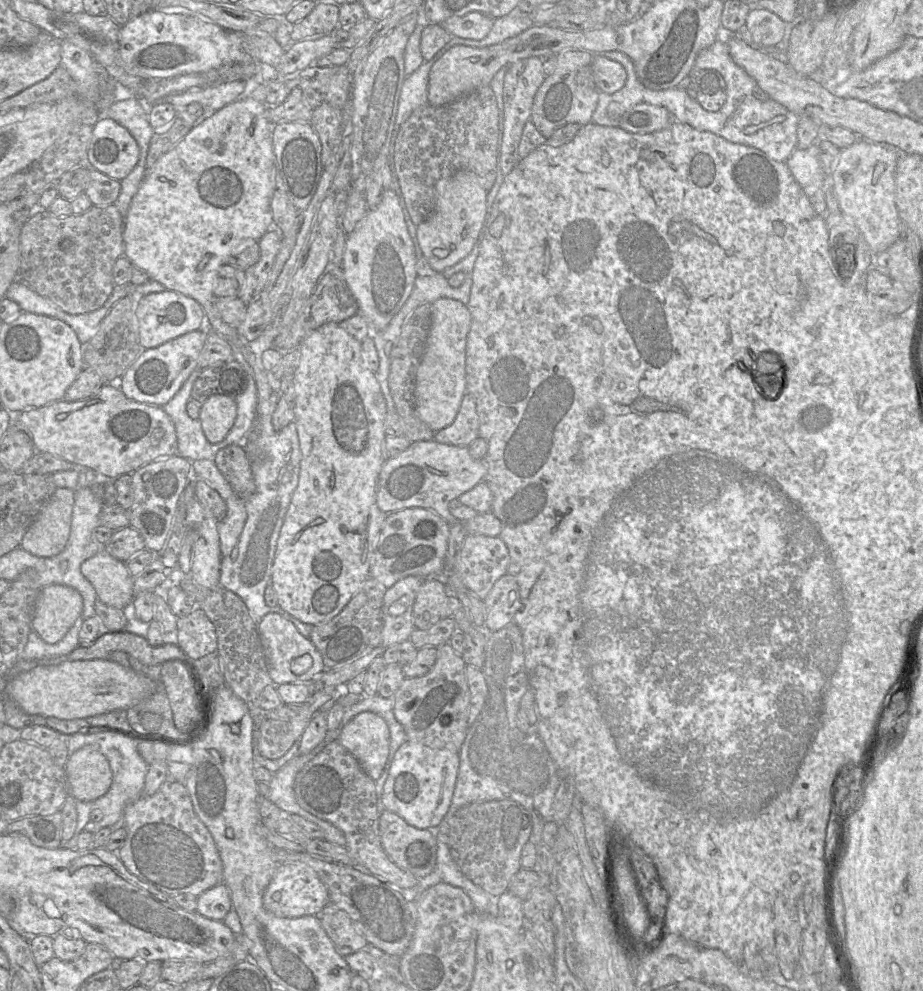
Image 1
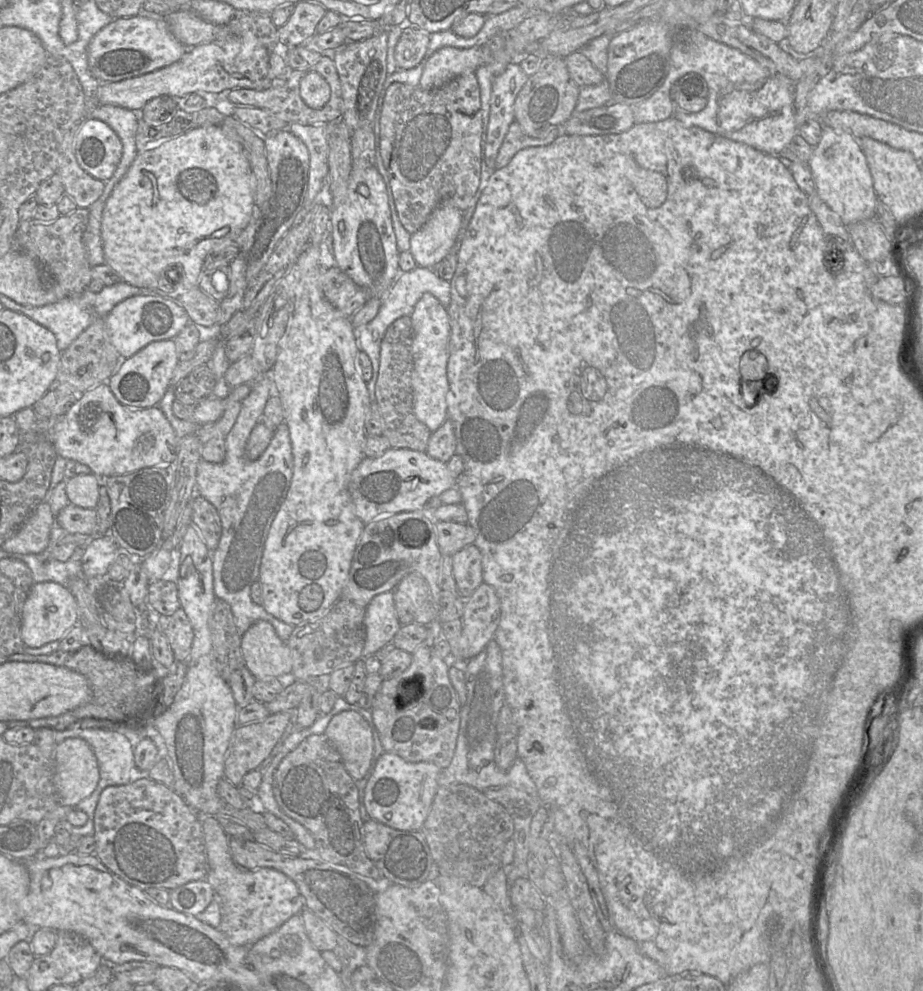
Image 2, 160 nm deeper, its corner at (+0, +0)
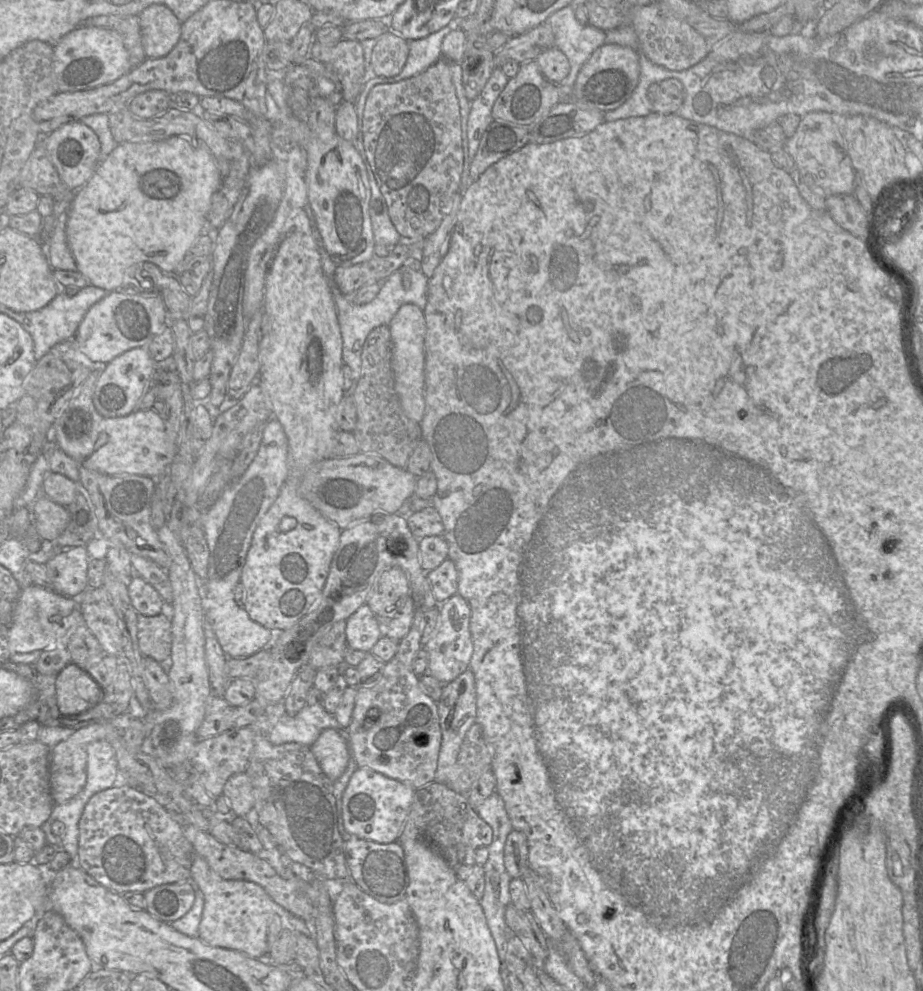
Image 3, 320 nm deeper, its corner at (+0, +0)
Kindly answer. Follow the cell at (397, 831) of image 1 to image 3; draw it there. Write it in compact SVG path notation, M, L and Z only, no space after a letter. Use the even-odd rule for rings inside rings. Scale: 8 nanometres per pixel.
M349 836L345 842L345 854L350 880L363 892L387 904L405 899L408 886L408 868L404 849L399 841L382 844Z

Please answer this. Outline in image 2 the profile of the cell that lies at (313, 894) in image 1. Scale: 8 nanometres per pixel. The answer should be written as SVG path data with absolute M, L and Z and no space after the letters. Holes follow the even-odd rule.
M215 817L202 820L202 829L208 861L205 878L221 904L221 922L218 929L234 944L249 947L271 934L289 918L305 909L305 899L296 883L284 873L272 868L245 870L238 867L230 852L230 837Z

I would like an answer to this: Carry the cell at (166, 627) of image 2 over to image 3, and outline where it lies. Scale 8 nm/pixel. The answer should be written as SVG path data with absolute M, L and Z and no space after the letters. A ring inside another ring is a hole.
M167 613L138 617L138 644L144 657L161 663L170 659L172 646L171 618Z

